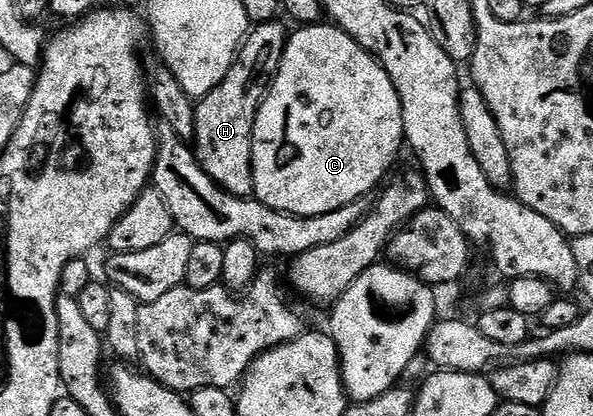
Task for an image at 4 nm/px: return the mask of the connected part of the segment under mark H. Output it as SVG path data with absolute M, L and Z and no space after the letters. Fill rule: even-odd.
M276 19L256 25L248 32L244 42L229 67L229 75L209 91L209 95L198 98L195 114L197 131L193 152L199 166L216 181L221 188L238 197L251 197L255 192L253 183L253 127L263 106L267 93L281 67L283 52L287 46L289 29Z

